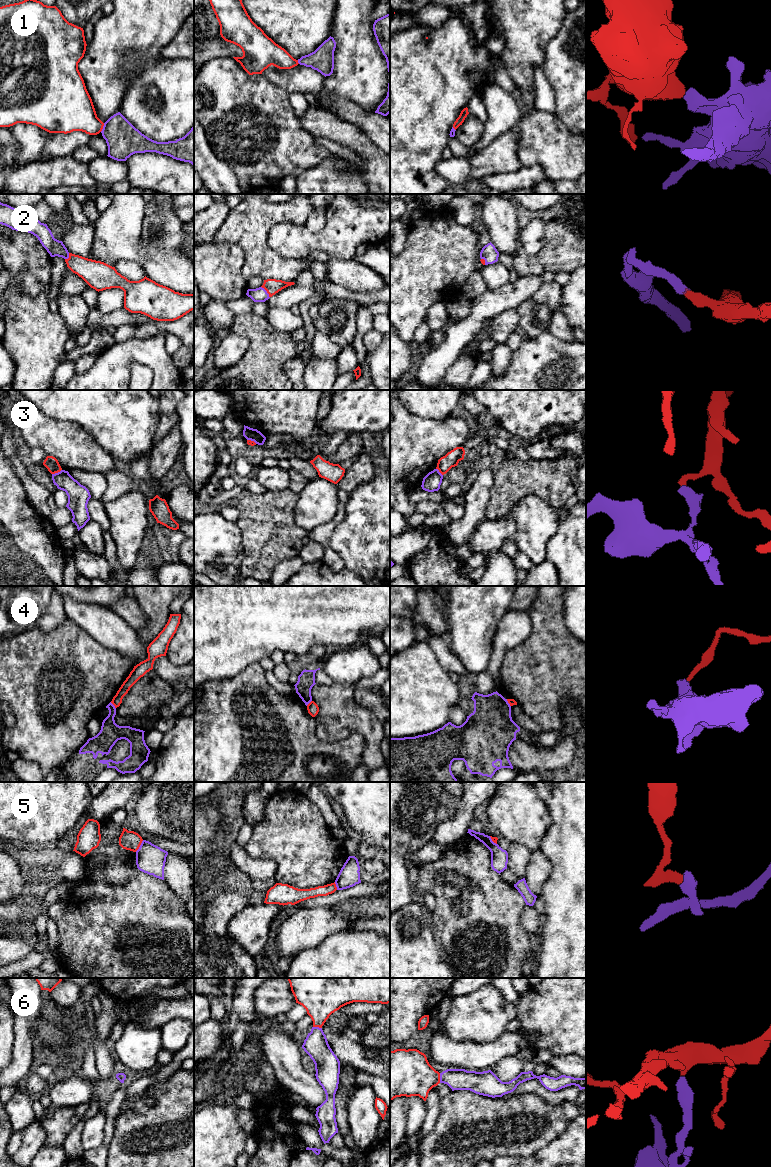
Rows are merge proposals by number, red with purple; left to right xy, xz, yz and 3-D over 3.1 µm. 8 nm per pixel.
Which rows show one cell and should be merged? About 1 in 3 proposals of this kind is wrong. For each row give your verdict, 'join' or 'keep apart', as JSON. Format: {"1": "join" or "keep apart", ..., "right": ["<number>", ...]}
{"1": "keep apart", "2": "join", "3": "keep apart", "4": "keep apart", "5": "keep apart", "6": "join", "right": ["2", "6"]}

